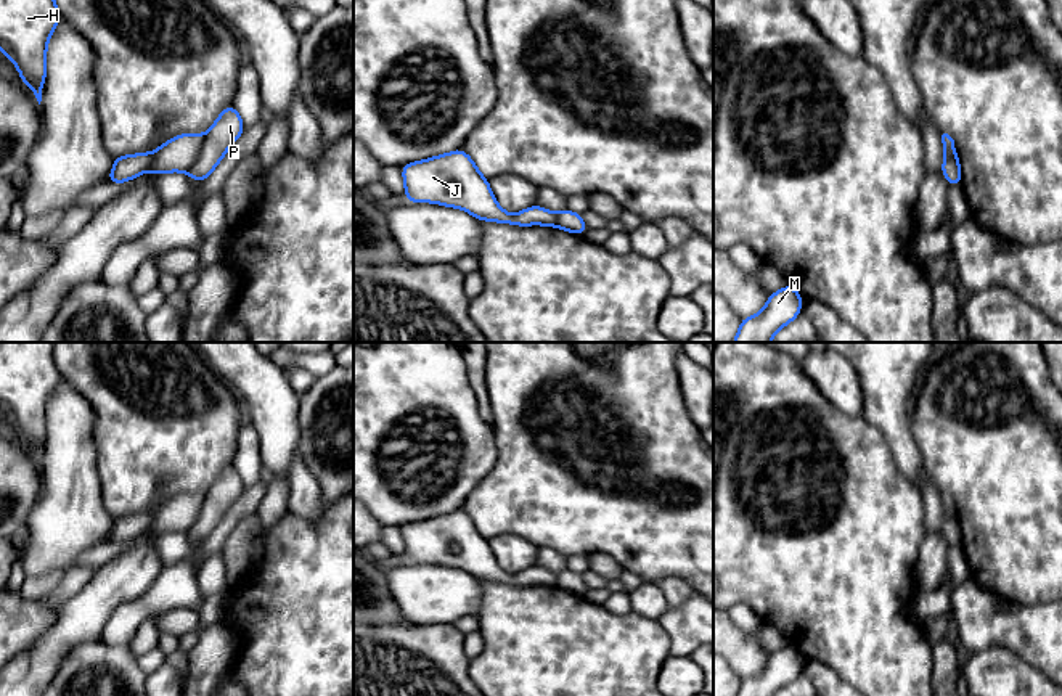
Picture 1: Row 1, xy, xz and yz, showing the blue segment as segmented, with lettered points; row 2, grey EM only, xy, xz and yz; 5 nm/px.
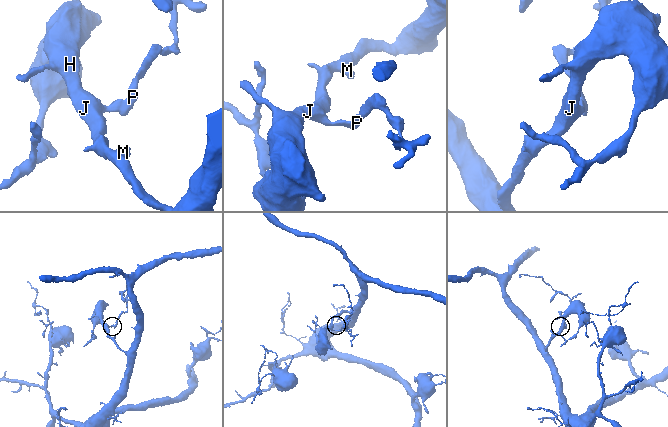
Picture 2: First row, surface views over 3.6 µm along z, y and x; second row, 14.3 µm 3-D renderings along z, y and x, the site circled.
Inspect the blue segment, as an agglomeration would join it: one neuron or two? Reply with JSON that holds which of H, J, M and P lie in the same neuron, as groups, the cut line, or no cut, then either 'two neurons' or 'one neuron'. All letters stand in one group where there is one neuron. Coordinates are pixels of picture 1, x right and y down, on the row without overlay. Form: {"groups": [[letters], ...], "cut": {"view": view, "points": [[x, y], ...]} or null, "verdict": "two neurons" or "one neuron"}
{"groups": [["H", "J", "M"], ["P"]], "cut": {"view": "xy", "points": [[204, 495], [201, 511], [187, 532]]}, "verdict": "two neurons"}

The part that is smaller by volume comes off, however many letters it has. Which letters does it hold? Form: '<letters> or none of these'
P

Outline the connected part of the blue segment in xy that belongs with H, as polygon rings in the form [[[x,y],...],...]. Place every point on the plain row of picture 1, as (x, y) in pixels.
[[[0,342],[0,410],[42,461],[47,405],[59,384],[51,342]]]

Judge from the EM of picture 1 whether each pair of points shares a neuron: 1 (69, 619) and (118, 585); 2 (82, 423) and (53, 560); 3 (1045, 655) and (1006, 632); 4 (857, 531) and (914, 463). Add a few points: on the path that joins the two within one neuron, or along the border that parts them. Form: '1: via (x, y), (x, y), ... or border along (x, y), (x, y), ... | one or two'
1: via (81, 618), (106, 592) | one
2: via (69, 457), (69, 516), (61, 526) | one
3: via (1035, 645), (1022, 632), (1016, 632) | one
4: border along (887, 441), (894, 463), (918, 486) | two

